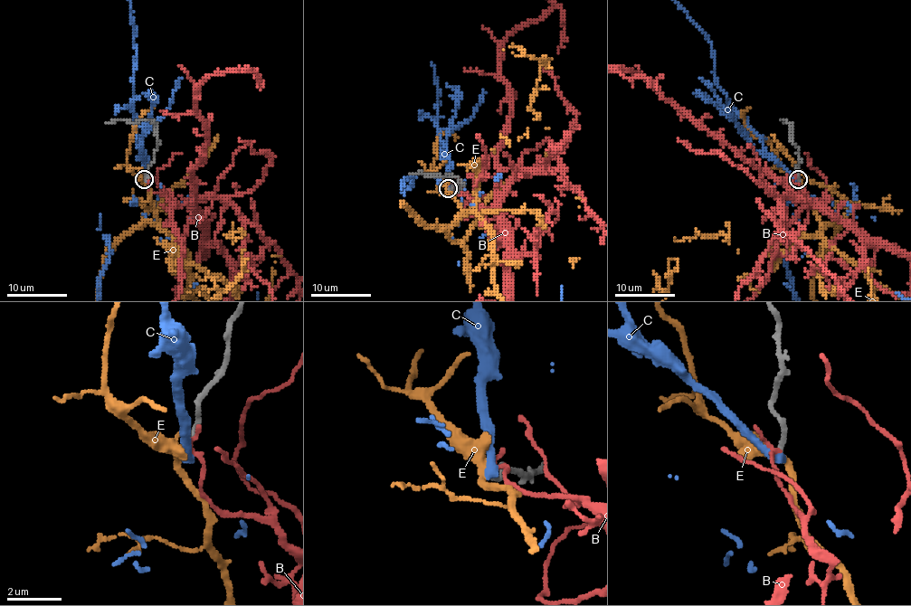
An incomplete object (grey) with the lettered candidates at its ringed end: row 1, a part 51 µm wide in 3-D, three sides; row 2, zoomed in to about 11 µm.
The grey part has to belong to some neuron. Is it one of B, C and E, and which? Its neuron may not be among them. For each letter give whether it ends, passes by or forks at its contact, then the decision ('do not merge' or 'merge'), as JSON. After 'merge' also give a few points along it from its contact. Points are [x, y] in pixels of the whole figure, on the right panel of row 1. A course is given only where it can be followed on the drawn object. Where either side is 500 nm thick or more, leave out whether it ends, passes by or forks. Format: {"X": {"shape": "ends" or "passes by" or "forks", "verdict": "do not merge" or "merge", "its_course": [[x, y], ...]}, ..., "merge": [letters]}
{"B": {"shape": "passes by", "verdict": "do not merge"}, "C": {"shape": "ends", "verdict": "do not merge"}, "E": {"shape": "passes by", "verdict": "merge"}, "merge": ["E"]}

